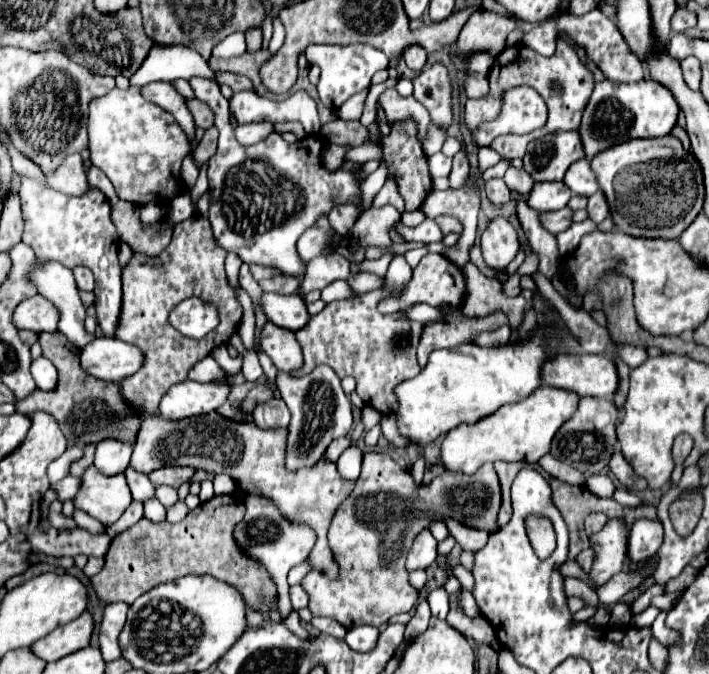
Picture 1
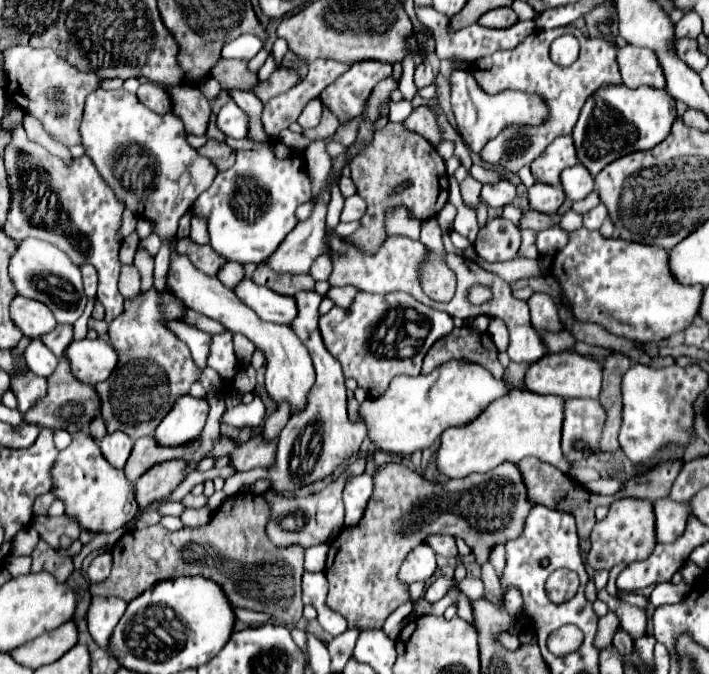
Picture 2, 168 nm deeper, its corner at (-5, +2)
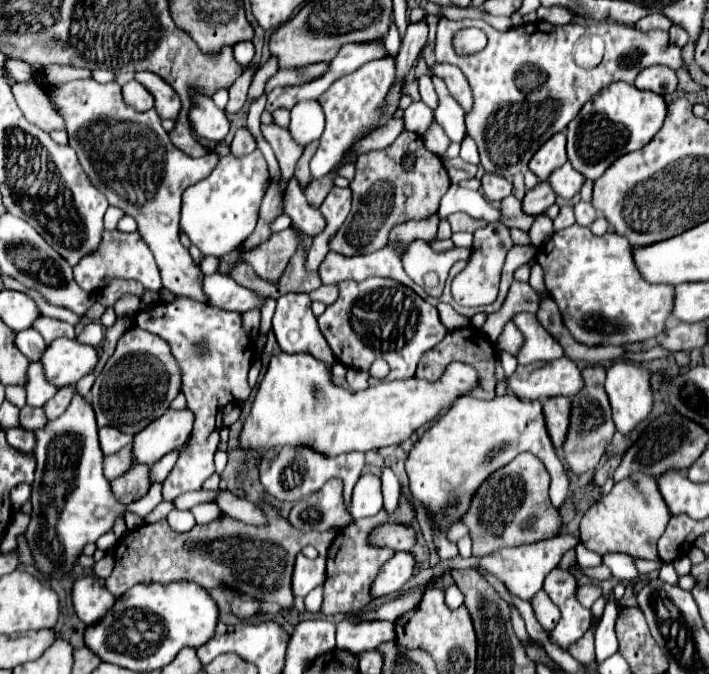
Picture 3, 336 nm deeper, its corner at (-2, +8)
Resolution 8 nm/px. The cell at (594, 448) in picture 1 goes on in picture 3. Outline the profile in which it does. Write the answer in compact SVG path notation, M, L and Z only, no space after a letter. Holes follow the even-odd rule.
M557 396L553 400L543 402L547 430L549 430L555 450L559 450L559 452L561 452L561 444L565 442L565 436L569 432L569 406L571 406L571 398L567 398L567 396Z

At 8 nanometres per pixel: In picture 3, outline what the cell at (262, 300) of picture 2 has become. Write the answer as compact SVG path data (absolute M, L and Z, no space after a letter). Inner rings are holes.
M211 274L205 276L203 290L209 298L211 306L217 306L221 310L233 310L233 312L247 312L247 310L261 310L265 306L265 296L259 296L251 292L249 288L237 284L227 274Z

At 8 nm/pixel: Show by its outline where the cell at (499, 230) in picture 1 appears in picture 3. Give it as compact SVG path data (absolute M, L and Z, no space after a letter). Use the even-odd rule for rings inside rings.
M491 222L483 228L479 228L475 232L473 238L473 248L471 248L471 258L465 270L461 270L453 284L451 284L451 292L457 304L461 306L483 306L483 304L493 304L499 292L499 276L501 276L501 268L505 262L505 254L509 252L509 248L513 246L509 228L505 224Z

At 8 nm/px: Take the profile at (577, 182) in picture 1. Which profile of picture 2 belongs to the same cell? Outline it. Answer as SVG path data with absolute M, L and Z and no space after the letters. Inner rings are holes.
M580 164L566 168L560 176L560 182L566 192L566 198L572 202L586 198L594 190L592 174L588 174L588 170L584 170L584 166L580 166Z

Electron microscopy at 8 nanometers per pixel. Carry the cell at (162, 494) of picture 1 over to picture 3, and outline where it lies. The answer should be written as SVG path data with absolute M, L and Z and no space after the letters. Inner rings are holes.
M229 490L225 492L219 492L215 502L221 506L221 510L227 514L227 516L233 516L237 520L243 520L247 524L265 524L265 516L259 508L255 508L249 500L245 498L237 498L233 496Z

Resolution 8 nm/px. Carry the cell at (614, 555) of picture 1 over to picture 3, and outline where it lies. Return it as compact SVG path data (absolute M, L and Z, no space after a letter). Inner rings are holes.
M641 472L617 482L613 490L597 500L581 520L581 544L597 554L623 552L635 558L657 560L657 540L669 522L669 510L659 494L657 480Z

